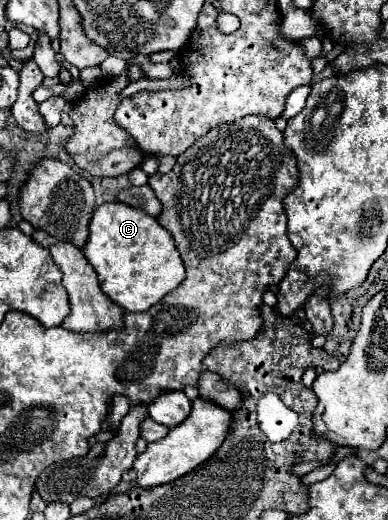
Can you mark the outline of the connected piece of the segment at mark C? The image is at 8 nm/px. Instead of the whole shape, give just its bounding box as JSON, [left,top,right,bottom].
[84,201,184,313]

